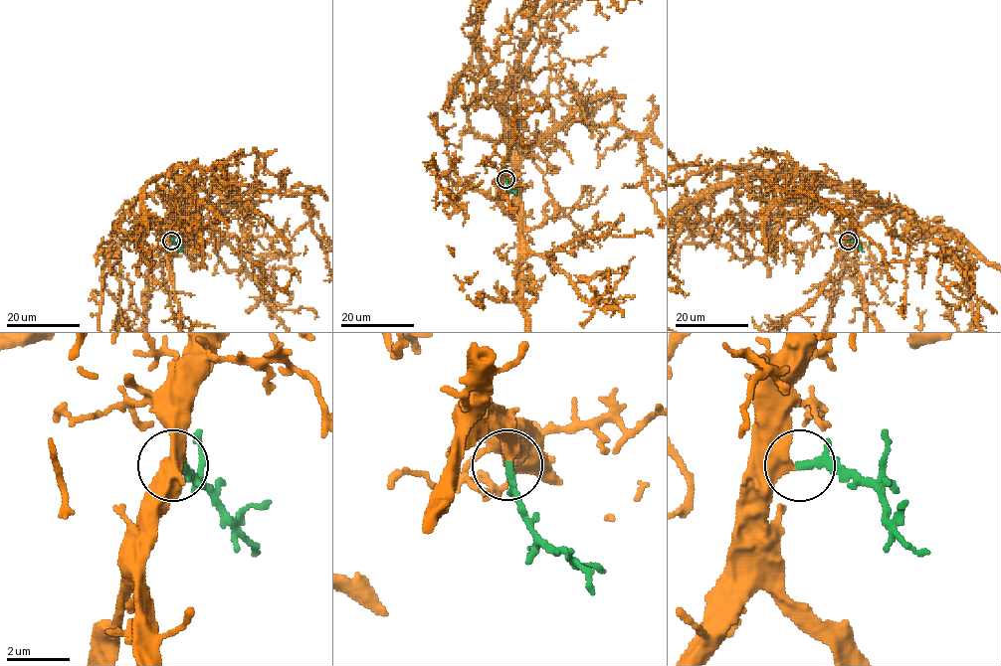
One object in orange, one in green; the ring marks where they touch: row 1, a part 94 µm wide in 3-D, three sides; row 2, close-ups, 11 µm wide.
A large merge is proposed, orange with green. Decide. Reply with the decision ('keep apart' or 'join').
join

